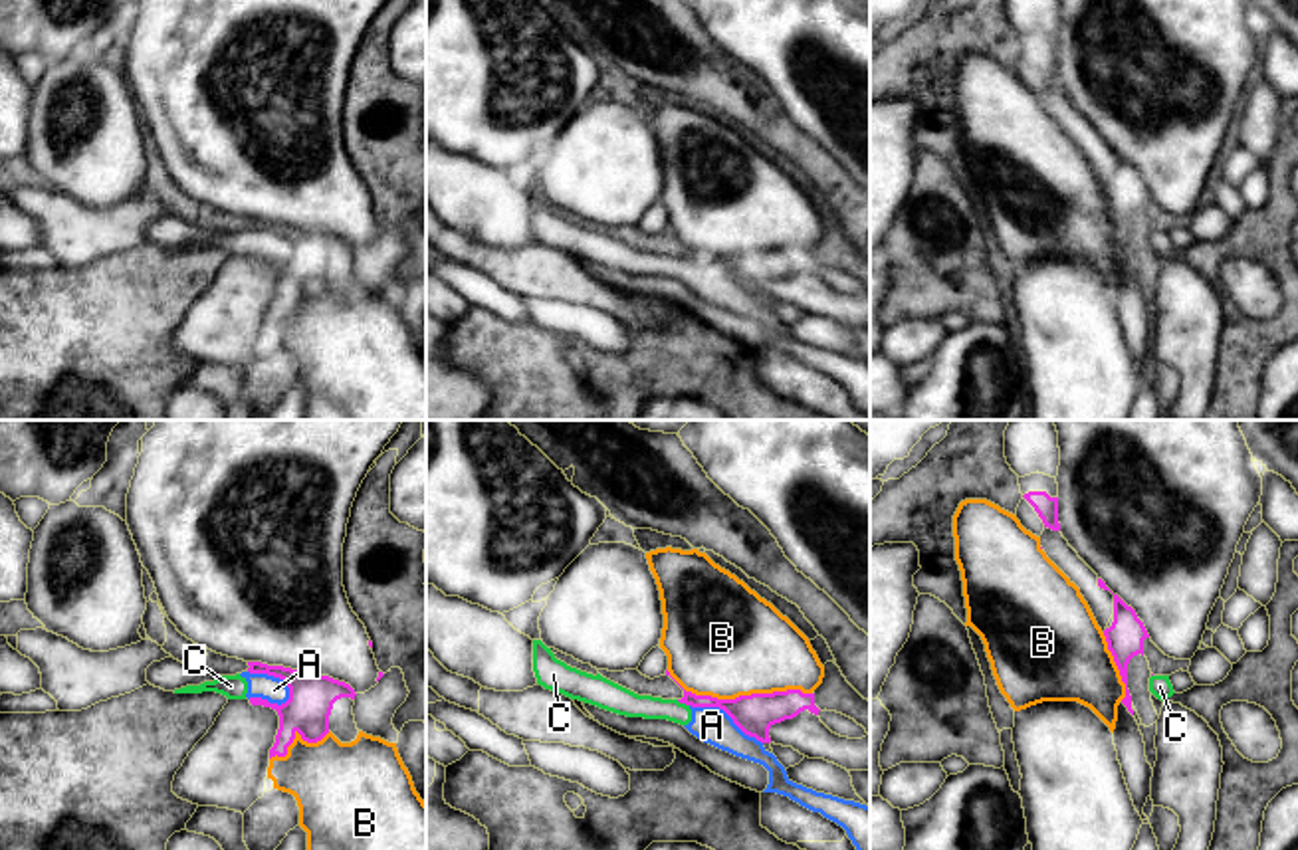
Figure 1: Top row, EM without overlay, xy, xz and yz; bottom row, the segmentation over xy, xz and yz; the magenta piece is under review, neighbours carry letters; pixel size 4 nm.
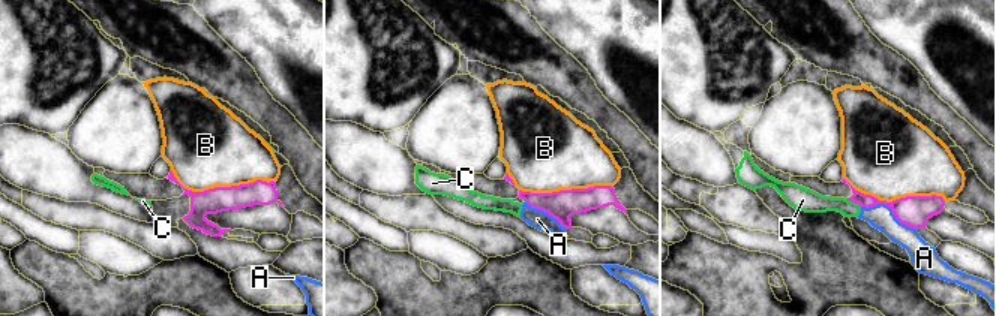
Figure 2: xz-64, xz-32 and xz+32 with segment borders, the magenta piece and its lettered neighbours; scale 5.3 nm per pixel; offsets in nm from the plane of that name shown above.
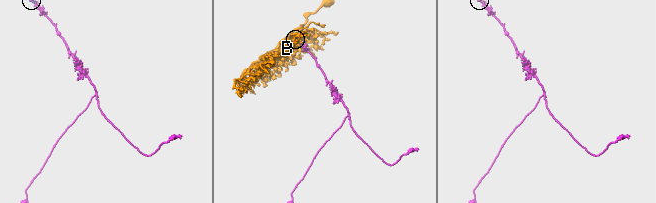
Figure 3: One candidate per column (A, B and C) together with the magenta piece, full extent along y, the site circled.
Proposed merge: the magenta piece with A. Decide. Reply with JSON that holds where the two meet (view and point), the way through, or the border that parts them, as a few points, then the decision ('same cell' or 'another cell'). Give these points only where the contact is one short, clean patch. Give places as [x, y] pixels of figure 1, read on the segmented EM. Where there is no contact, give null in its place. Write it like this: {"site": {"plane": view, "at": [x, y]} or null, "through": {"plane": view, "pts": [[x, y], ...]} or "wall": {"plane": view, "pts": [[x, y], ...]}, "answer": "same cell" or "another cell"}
{"site": {"plane": "xy", "at": [274, 676]}, "wall": {"plane": "xy", "pts": [[248, 670], [278, 676], [286, 684], [290, 698]]}, "answer": "another cell"}

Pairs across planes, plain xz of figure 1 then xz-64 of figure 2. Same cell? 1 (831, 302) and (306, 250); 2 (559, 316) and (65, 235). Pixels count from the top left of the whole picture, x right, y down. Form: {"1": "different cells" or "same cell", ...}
{"1": "different cells", "2": "different cells"}

